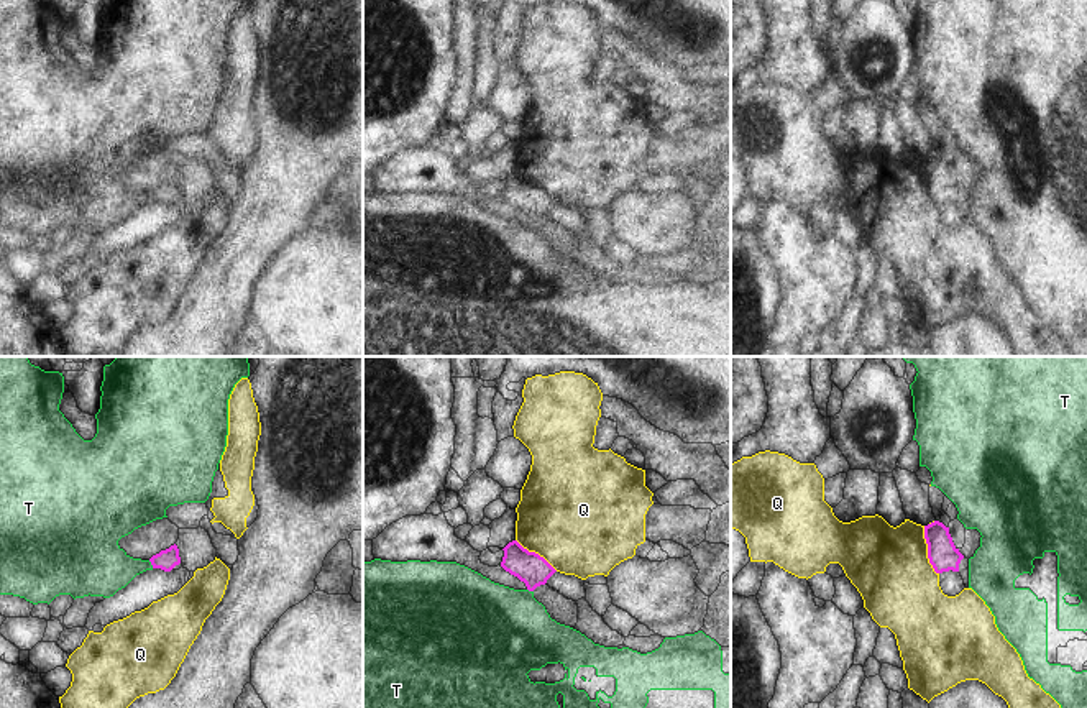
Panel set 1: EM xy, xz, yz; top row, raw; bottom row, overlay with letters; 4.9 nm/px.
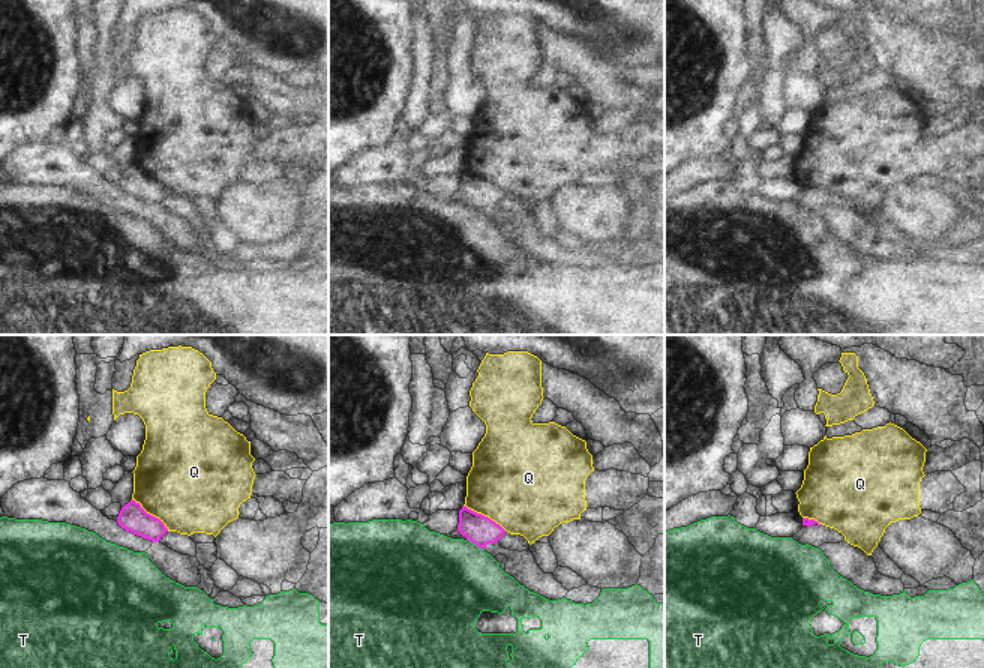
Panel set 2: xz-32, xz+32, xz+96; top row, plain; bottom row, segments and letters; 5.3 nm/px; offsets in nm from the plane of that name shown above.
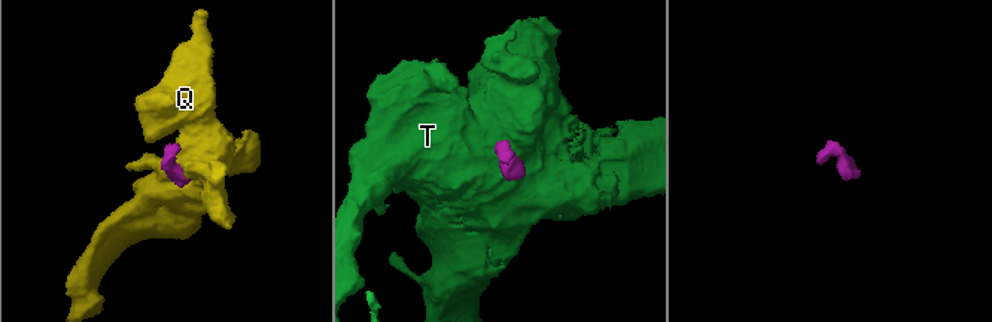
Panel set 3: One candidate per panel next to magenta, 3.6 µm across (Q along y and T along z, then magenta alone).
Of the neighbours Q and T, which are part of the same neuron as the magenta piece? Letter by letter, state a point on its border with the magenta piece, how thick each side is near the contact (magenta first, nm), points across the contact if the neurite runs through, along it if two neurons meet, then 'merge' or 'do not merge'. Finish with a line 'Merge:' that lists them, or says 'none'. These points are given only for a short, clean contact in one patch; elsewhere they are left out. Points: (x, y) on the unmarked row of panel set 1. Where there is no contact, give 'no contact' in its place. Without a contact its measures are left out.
Q: meets magenta in yz at (928, 183); 150 nm thick on the magenta side, 380 nm on the other; border along yz (923, 158), (928, 194), (938, 206); do not merge
T: meets magenta in xy at (151, 196); 100 nm thick on the magenta side, 280 nm on the other; border along xy (148, 193), (153, 199); do not merge
Merge: none

